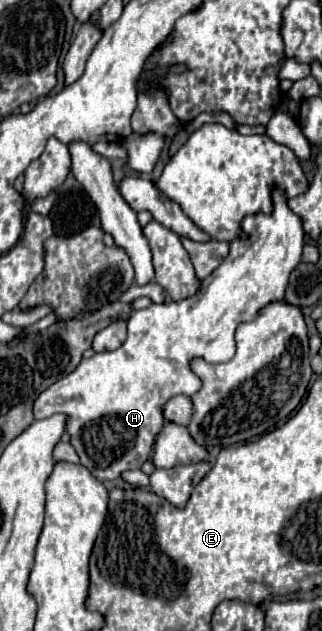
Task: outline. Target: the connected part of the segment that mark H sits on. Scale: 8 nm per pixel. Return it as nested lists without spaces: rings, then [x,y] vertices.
[[[281,190],[273,192],[273,214],[257,214],[245,218],[241,228],[247,232],[245,240],[231,242],[229,256],[213,270],[205,280],[201,280],[195,296],[179,300],[179,302],[163,302],[151,304],[145,310],[135,310],[127,320],[127,340],[123,346],[111,352],[99,352],[89,360],[81,360],[81,364],[65,378],[57,380],[49,388],[45,388],[37,400],[33,402],[33,416],[39,420],[43,416],[65,414],[65,430],[69,434],[69,442],[75,448],[81,464],[97,478],[97,480],[115,480],[125,470],[137,470],[149,458],[155,436],[161,432],[165,424],[163,404],[177,394],[193,396],[201,388],[201,380],[191,370],[193,358],[203,358],[205,362],[227,362],[235,354],[235,328],[241,322],[253,320],[257,310],[261,310],[271,300],[281,300],[285,296],[285,288],[289,284],[289,274],[301,260],[301,248],[305,240],[305,232],[297,214],[293,214],[287,206],[287,198]]]

